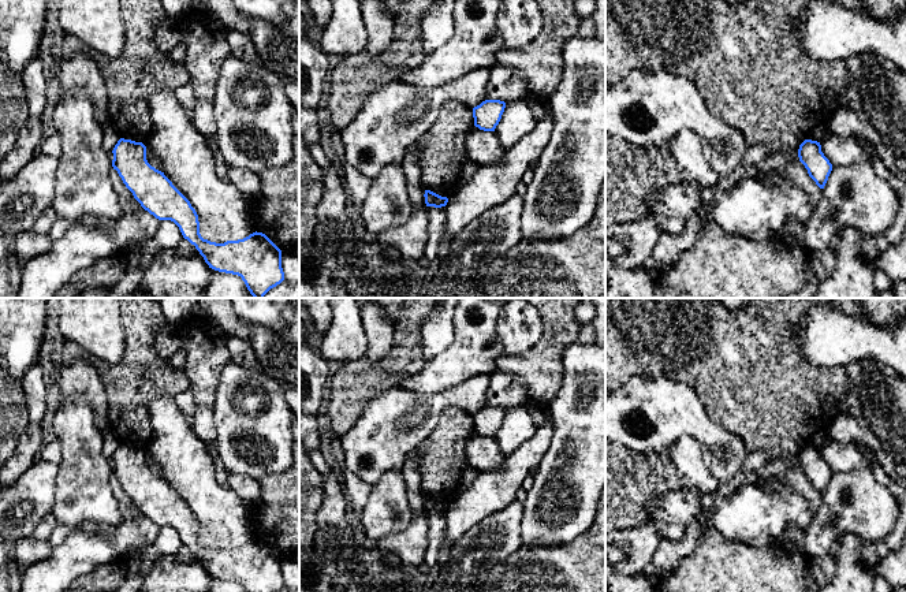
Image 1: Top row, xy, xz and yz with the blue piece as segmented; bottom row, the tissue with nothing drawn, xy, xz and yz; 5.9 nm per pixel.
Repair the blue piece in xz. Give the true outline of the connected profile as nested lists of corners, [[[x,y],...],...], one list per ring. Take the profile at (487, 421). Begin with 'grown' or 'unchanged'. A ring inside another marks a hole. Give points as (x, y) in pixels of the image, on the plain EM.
unchanged | [[[485,406],[473,414],[474,432],[484,438],[495,438],[504,418],[506,409]]]

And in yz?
unchanged | [[[805,446],[799,451],[798,463],[808,476],[809,483],[816,488],[820,495],[824,495],[832,477],[832,470],[821,458],[820,448]]]

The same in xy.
unchanged | [[[120,444],[112,459],[113,476],[141,513],[159,526],[174,528],[209,574],[238,581],[246,592],[277,592],[284,587],[282,556],[265,540],[256,537],[224,550],[204,546],[195,515],[164,479],[148,469],[142,448]]]

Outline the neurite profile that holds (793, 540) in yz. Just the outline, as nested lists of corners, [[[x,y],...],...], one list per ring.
[[[787,529],[783,536],[782,546],[791,554],[798,554],[809,558],[805,550],[805,533],[802,529]]]

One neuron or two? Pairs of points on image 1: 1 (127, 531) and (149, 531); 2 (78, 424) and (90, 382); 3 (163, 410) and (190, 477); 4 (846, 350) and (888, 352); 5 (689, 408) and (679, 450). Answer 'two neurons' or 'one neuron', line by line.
1: one neuron
2: two neurons
3: one neuron
4: one neuron
5: two neurons

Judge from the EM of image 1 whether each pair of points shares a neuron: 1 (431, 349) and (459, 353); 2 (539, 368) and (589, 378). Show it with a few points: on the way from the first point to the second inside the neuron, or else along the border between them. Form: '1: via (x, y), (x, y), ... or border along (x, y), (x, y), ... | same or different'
1: border along (454, 320), (454, 339), (425, 362) | different
2: border along (571, 342), (563, 353), (563, 382), (550, 402) | different

